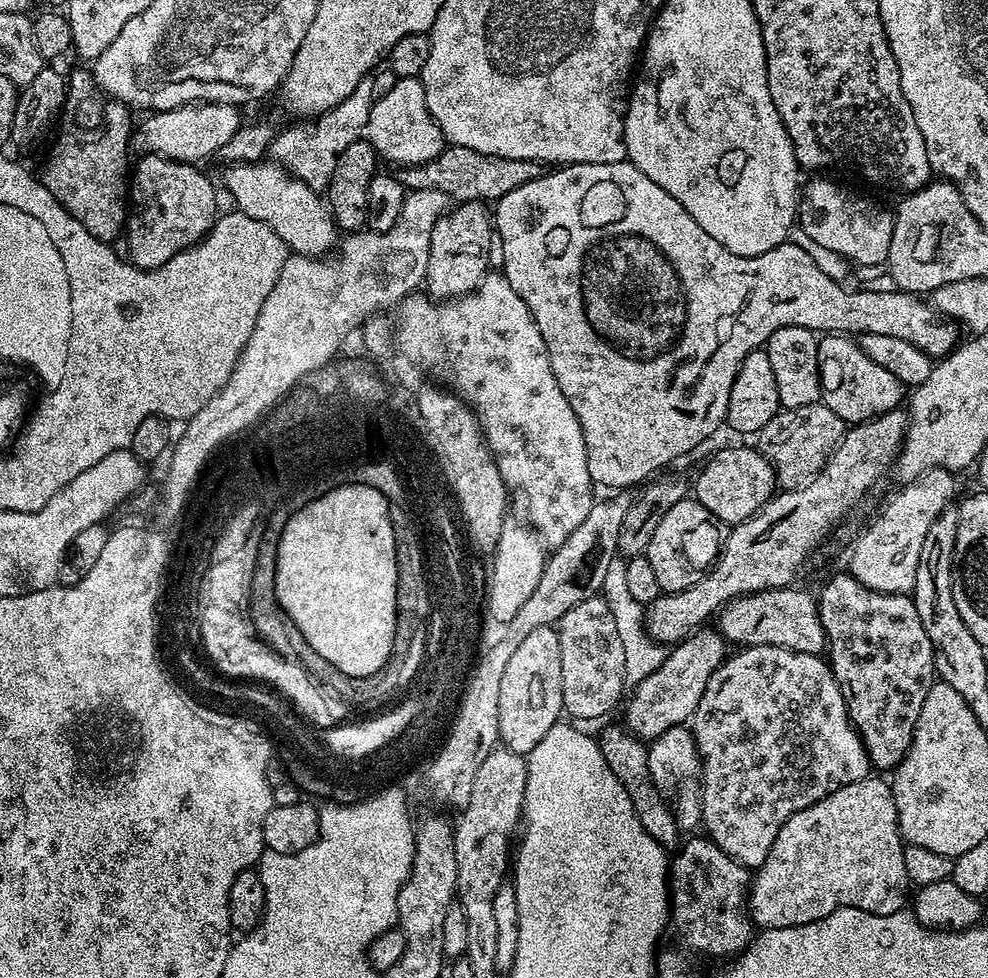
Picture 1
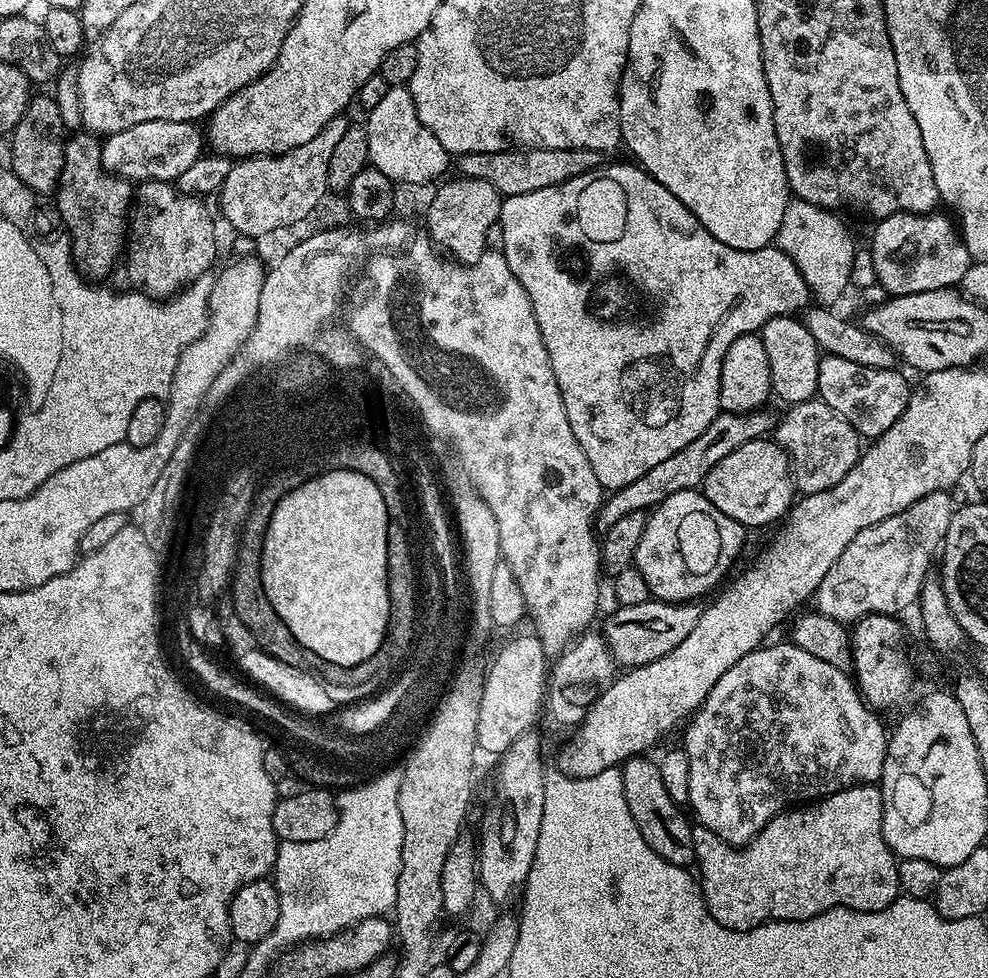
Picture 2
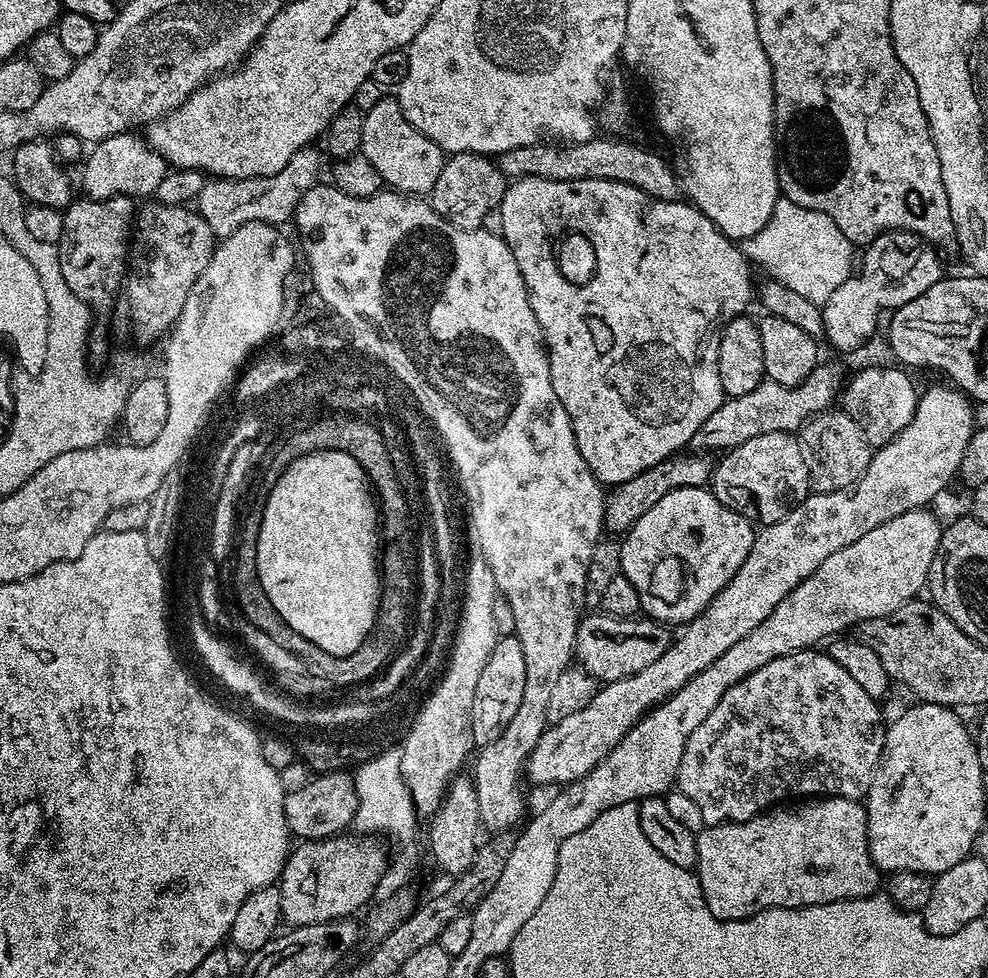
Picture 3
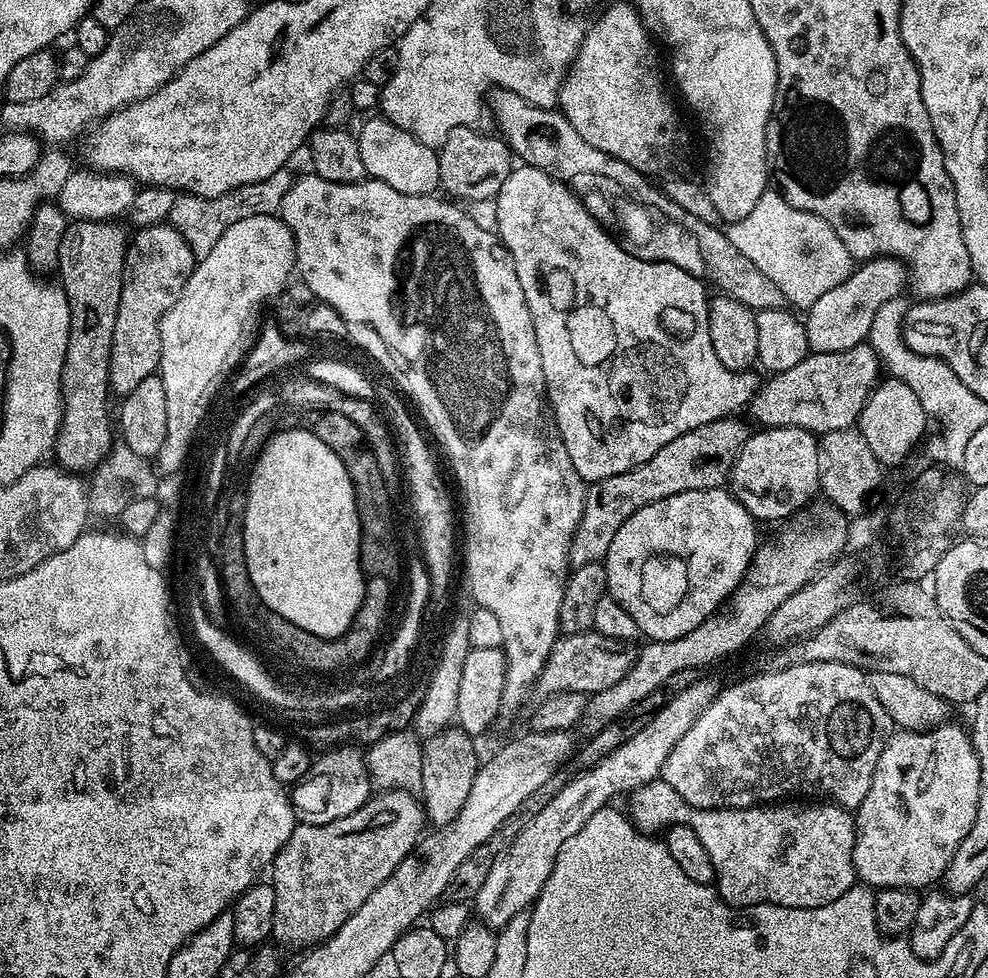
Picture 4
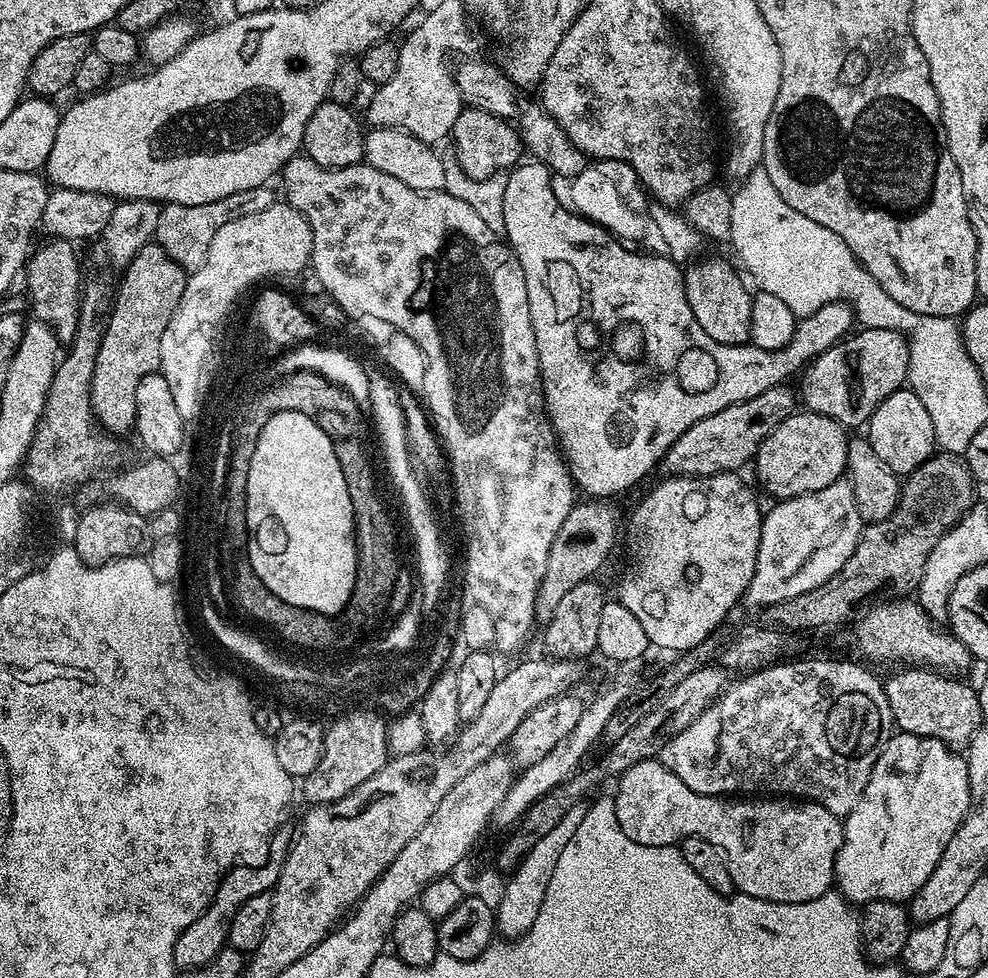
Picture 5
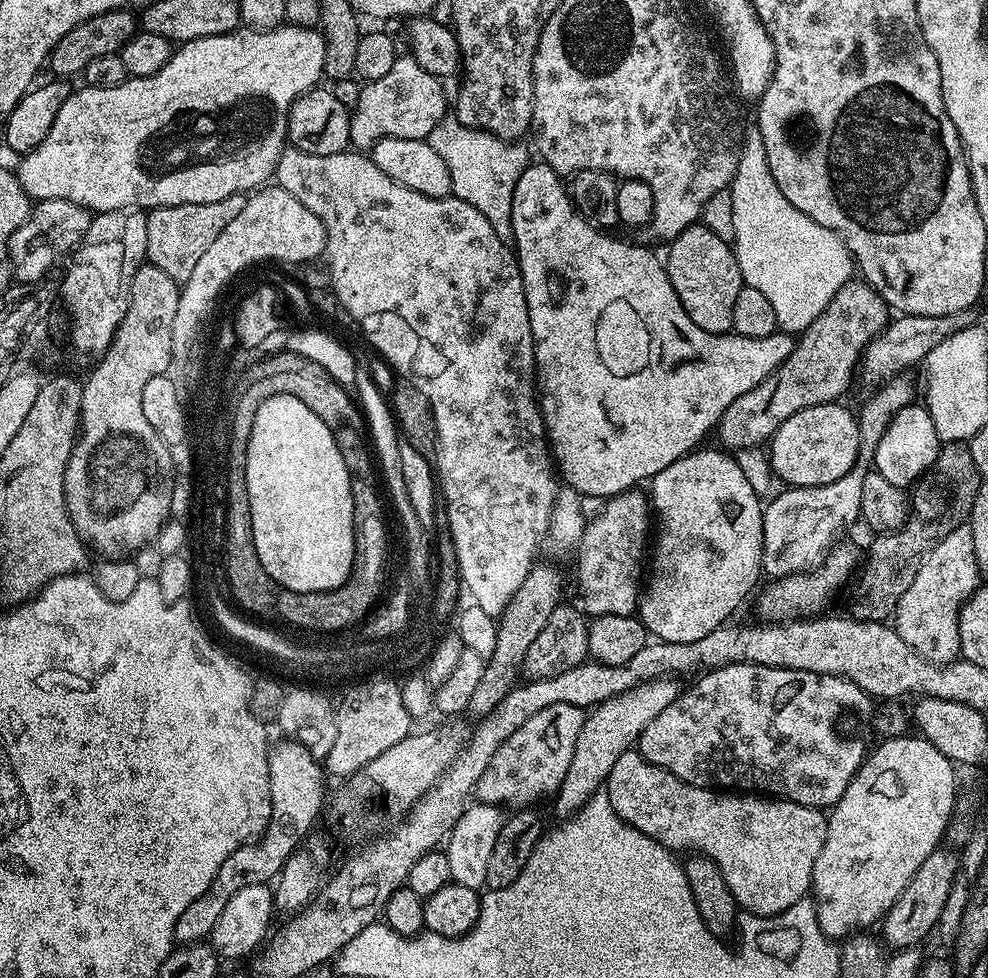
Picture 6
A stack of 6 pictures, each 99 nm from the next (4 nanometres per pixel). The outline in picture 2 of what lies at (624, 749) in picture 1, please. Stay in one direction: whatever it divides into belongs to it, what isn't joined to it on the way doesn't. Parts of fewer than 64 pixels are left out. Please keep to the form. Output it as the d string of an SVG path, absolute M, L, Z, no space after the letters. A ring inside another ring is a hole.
M644 754L632 756L624 761L620 768L626 806L630 806L630 815L633 816L634 823L638 825L642 838L646 838L650 850L654 850L654 854L666 858L666 862L674 866L688 868L696 859L694 842L697 837L694 835L693 821L686 815L683 807L680 809L676 805L671 790L664 785L664 776L660 773L659 766L654 761L647 760L648 758Z

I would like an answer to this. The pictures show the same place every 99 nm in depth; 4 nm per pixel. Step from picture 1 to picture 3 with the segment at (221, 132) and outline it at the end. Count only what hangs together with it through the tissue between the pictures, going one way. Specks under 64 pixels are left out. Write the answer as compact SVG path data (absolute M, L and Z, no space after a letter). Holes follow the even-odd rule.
M123 132L99 141L96 148L87 153L83 161L84 177L80 184L84 187L83 195L89 200L112 200L115 196L151 197L158 190L170 166L139 135Z

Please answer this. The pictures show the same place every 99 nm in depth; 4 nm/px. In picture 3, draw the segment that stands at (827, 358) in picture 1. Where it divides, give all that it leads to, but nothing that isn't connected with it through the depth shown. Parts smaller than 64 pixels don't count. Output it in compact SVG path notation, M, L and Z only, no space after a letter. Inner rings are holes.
M903 367L896 368L864 368L847 377L842 389L842 408L848 413L862 434L866 434L866 442L870 442L873 449L880 448L893 440L914 418L914 410L918 399L918 388L912 385L912 380Z

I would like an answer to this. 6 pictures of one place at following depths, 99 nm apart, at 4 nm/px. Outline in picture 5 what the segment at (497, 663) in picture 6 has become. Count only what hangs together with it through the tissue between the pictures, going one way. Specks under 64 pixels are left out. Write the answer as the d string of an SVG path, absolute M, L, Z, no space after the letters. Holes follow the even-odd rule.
M588 498L583 502L572 505L570 514L566 514L566 522L562 522L562 530L558 530L554 538L554 546L550 546L546 574L542 574L536 595L537 621L546 622L552 617L566 590L574 590L574 586L584 580L593 579L596 571L607 562L616 544L616 527L620 524L620 516L612 502L604 498Z

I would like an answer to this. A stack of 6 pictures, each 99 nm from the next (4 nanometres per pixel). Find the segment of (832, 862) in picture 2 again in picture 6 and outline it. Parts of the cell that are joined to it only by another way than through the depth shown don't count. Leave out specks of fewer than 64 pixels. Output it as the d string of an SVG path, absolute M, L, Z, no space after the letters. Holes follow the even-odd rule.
M636 750L622 754L622 758L618 758L618 762L614 762L614 770L610 770L606 781L606 791L610 798L610 806L614 806L616 813L632 828L636 828L642 834L654 838L663 848L669 850L685 848L685 853L709 856L718 866L718 870L722 870L722 878L726 878L726 886L730 886L730 894L734 894L737 905L745 913L753 916L777 916L786 910L790 910L790 906L794 906L798 901L805 899L809 895L812 886L812 875L814 874L814 864L818 862L818 854L822 854L822 846L826 842L826 830L828 829L828 817L821 809L802 806L793 800L769 798L764 794L733 794L728 790L699 788L693 784L682 782L682 778L670 774L670 770L666 770L662 766L654 766Z

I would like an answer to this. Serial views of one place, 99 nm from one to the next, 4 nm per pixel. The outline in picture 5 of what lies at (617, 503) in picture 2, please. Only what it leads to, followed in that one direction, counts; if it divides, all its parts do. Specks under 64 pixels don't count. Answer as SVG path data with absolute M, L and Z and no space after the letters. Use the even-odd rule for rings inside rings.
M861 327L841 340L839 344L835 344L830 350L817 356L807 368L803 369L802 375L799 377L801 380L798 396L807 411L817 412L826 418L834 418L834 422L838 422L846 430L853 430L852 428L858 427L859 424L860 427L867 425L868 419L872 417L872 411L883 400L890 398L890 394L894 394L901 388L902 378L907 377L907 374L908 341L904 333Z

